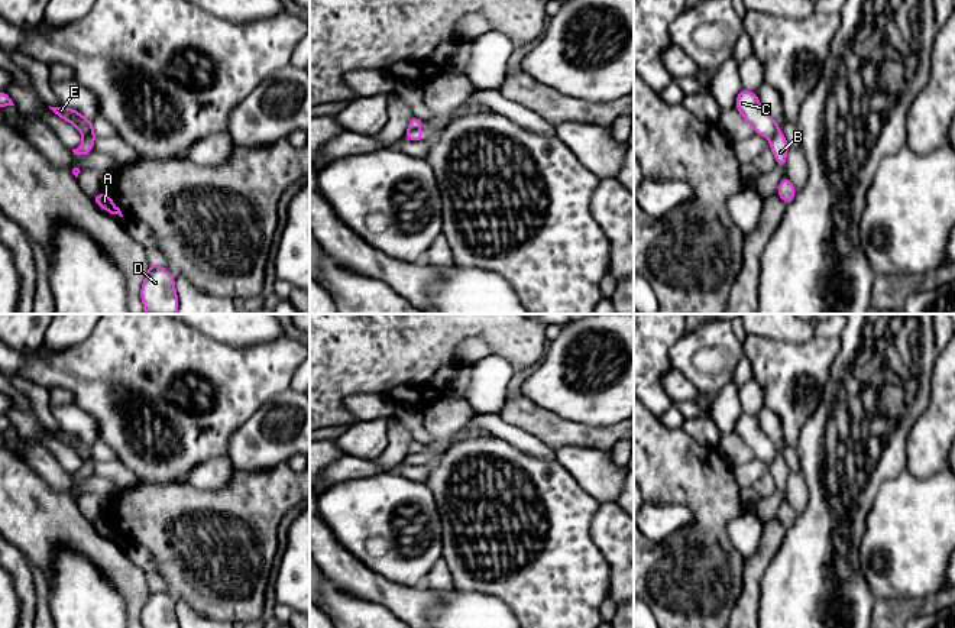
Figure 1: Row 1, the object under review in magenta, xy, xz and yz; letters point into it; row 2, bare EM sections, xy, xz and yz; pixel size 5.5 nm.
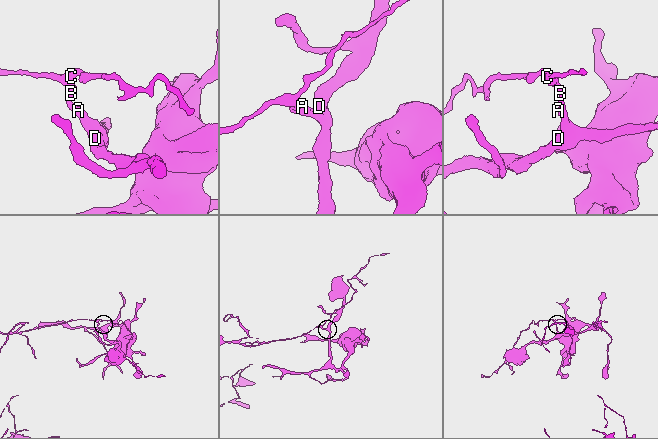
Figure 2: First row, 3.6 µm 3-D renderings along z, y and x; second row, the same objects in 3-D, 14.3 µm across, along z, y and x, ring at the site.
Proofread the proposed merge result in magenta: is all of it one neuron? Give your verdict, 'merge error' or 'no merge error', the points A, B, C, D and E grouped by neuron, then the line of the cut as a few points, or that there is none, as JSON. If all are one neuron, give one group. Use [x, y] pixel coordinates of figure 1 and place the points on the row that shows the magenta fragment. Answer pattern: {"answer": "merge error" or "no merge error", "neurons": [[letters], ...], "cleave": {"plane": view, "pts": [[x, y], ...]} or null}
{"answer": "merge error", "neurons": [["A", "B", "D"], ["C", "E"]], "cleave": {"plane": "xy", "pts": [[93, 129], [83, 136]]}}

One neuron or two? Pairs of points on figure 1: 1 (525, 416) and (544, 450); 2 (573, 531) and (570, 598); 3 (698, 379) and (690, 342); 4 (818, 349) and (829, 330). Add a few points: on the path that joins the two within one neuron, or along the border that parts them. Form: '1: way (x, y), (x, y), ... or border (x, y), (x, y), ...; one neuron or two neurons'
1: border (508, 423), (534, 434), (553, 449); two neurons
2: way (570, 547), (570, 582); one neuron
3: way (689, 371), (686, 368), (686, 350); one neuron
4: border (815, 334), (838, 337); two neurons

